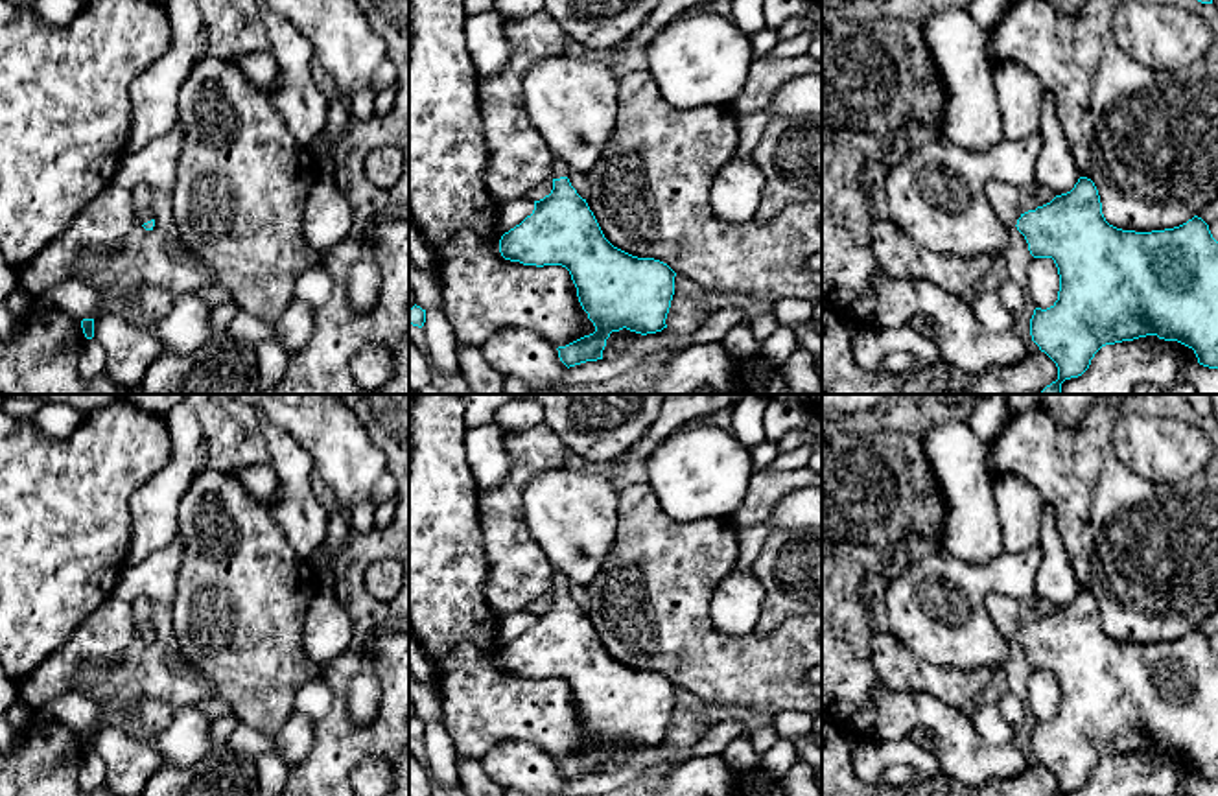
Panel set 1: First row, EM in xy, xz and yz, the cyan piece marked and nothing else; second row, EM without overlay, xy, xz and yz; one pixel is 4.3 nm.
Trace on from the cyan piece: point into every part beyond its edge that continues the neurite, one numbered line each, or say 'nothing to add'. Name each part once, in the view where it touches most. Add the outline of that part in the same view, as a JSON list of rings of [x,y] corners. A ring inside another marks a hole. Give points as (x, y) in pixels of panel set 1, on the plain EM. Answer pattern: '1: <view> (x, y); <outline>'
1: xz (559, 581); [[[555,569],[553,579],[551,579],[551,591],[568,590],[568,586],[569,586],[568,577]]]

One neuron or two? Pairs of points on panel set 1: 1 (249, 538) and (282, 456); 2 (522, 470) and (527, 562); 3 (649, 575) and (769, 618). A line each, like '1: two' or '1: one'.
1: two
2: one
3: two

